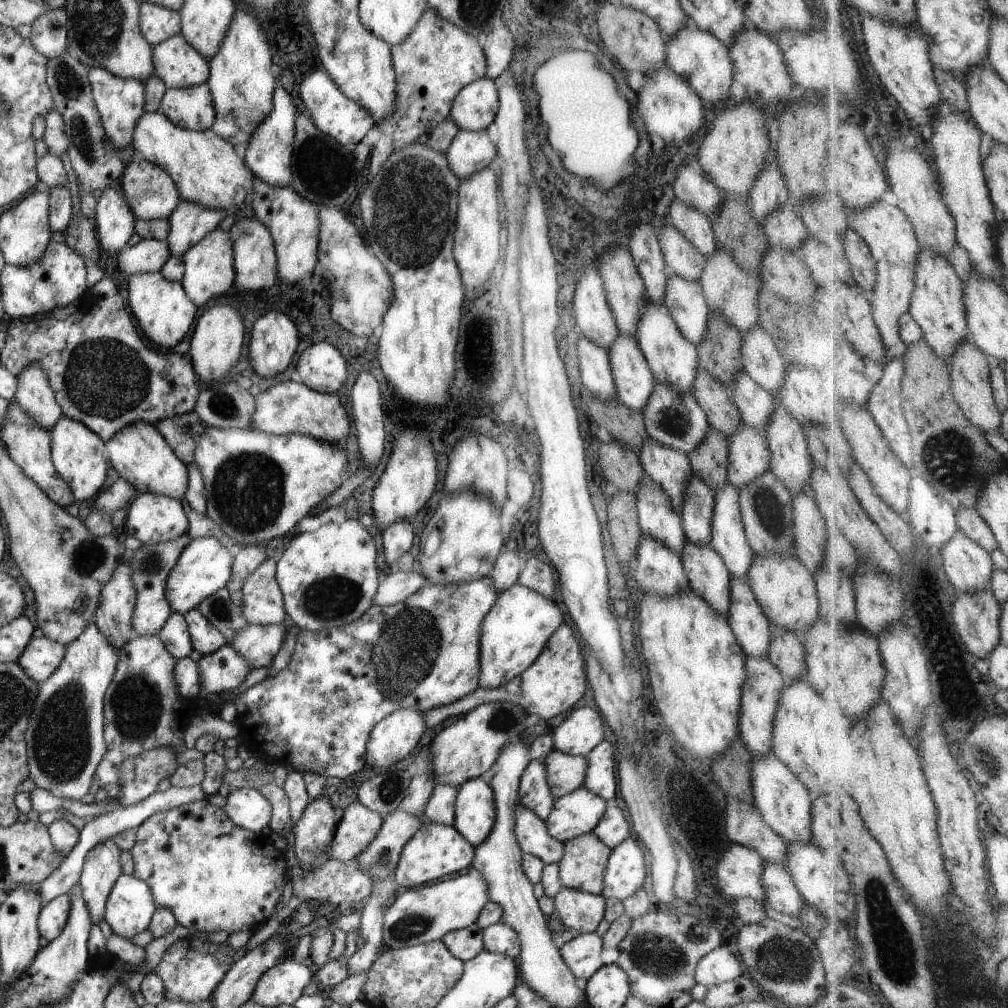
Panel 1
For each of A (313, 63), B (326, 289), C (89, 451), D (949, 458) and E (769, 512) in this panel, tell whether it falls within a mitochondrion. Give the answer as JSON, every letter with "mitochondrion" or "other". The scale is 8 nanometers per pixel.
{"A":"other","B":"other","C":"other","D":"mitochondrion","E":"mitochondrion"}

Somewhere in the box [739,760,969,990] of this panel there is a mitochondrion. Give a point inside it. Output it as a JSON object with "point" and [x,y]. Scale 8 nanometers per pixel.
{"point":[897,956]}

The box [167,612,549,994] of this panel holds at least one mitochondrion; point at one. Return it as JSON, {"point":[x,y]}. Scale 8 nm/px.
{"point":[408,927]}

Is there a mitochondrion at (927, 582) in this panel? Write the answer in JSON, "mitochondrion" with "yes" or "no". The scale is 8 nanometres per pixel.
{"mitochondrion":"no"}

